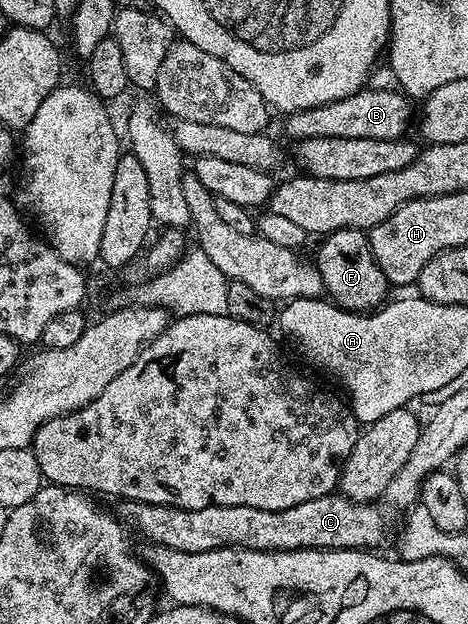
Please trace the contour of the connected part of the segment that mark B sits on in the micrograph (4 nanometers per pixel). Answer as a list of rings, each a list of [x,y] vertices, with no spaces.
[[[364,87],[359,90],[358,93],[349,95],[345,99],[337,99],[333,103],[325,103],[321,107],[313,107],[312,109],[306,109],[305,111],[297,111],[296,113],[286,114],[285,121],[287,121],[287,133],[291,136],[291,139],[300,141],[301,139],[313,139],[314,137],[320,137],[321,139],[397,139],[398,137],[404,136],[408,131],[407,128],[412,128],[413,125],[413,113],[411,117],[411,105],[413,105],[412,98],[408,97],[406,93],[402,91],[396,91],[394,88],[391,89],[371,89],[372,87]]]

